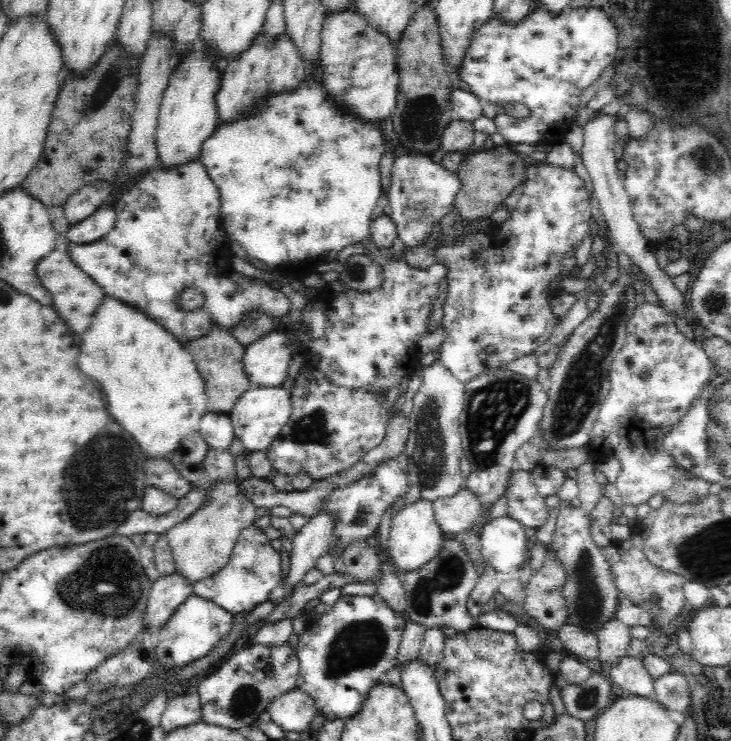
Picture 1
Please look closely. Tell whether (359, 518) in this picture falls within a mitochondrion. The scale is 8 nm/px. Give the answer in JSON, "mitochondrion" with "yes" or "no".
{"mitochondrion":"yes"}

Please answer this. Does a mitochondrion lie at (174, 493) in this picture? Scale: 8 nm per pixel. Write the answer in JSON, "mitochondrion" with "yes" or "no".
{"mitochondrion":"no"}

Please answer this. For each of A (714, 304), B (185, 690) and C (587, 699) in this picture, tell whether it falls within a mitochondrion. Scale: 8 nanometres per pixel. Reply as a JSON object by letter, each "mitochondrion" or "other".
{"A":"mitochondrion","B":"other","C":"mitochondrion"}

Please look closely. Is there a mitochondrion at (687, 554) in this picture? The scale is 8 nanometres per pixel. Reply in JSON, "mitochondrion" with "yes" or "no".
{"mitochondrion":"yes"}

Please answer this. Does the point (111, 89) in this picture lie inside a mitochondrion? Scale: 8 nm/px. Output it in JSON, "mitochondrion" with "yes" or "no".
{"mitochondrion":"yes"}

